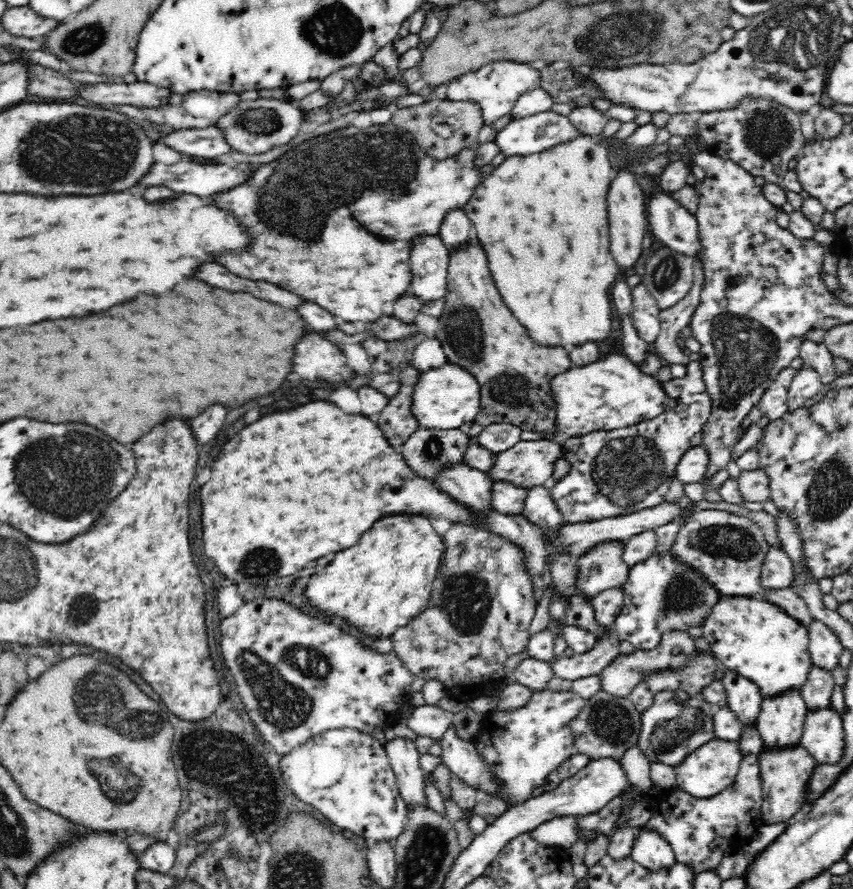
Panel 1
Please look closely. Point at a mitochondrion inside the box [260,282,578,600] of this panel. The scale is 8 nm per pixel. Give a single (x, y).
(463, 329)

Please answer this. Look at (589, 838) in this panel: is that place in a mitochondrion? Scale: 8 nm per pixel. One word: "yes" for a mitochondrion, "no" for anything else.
no

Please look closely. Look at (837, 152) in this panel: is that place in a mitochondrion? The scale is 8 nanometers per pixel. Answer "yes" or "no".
no

